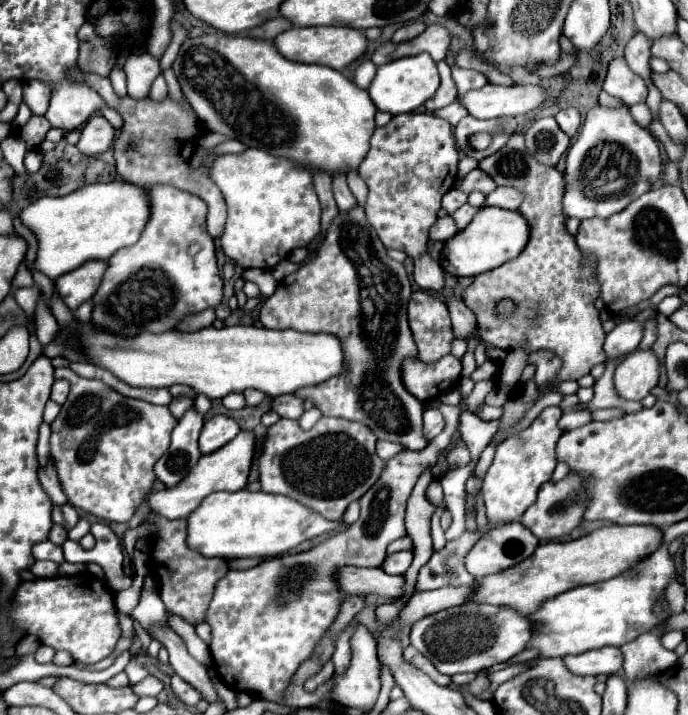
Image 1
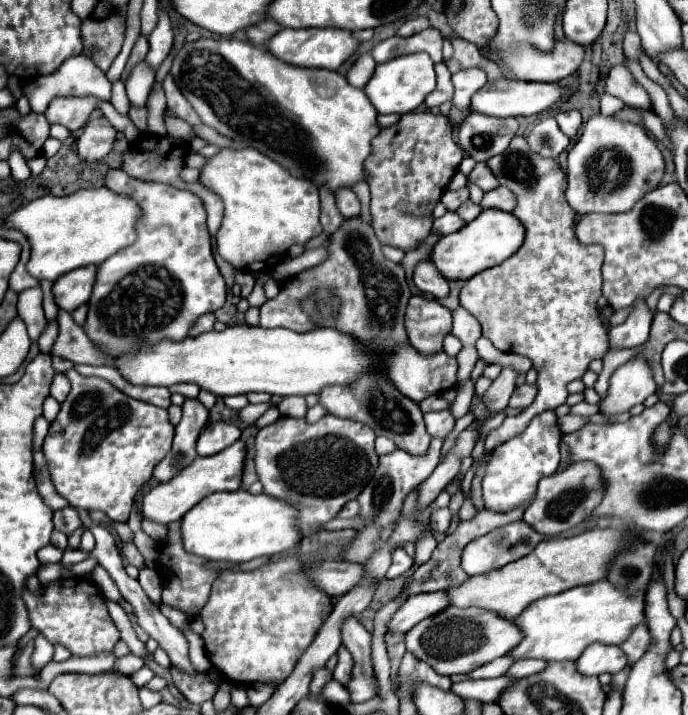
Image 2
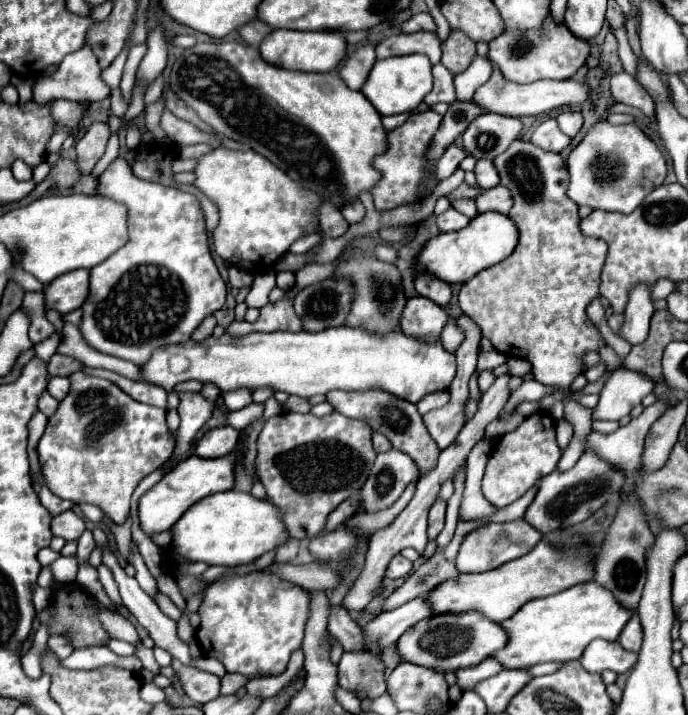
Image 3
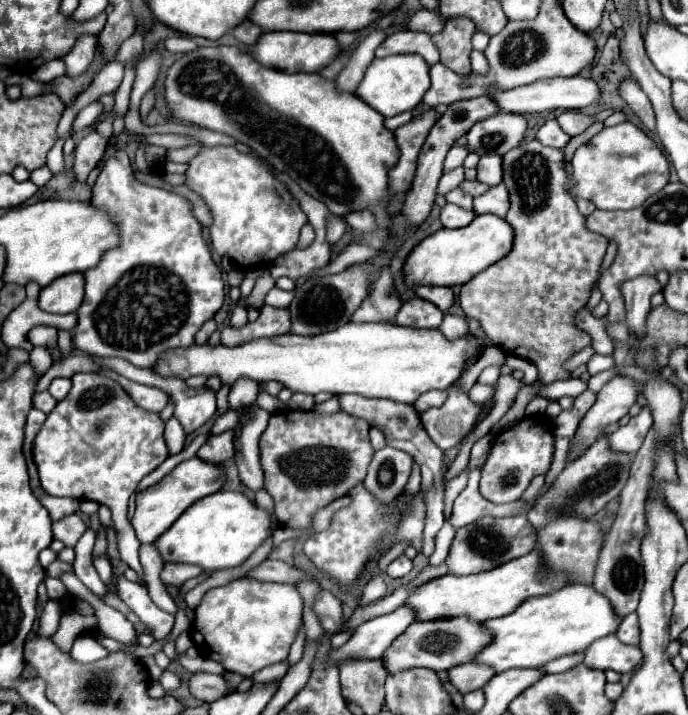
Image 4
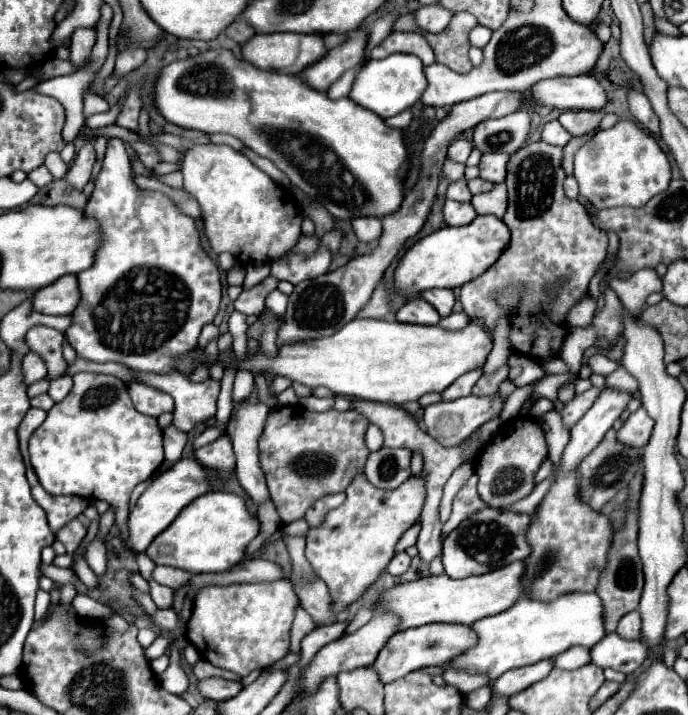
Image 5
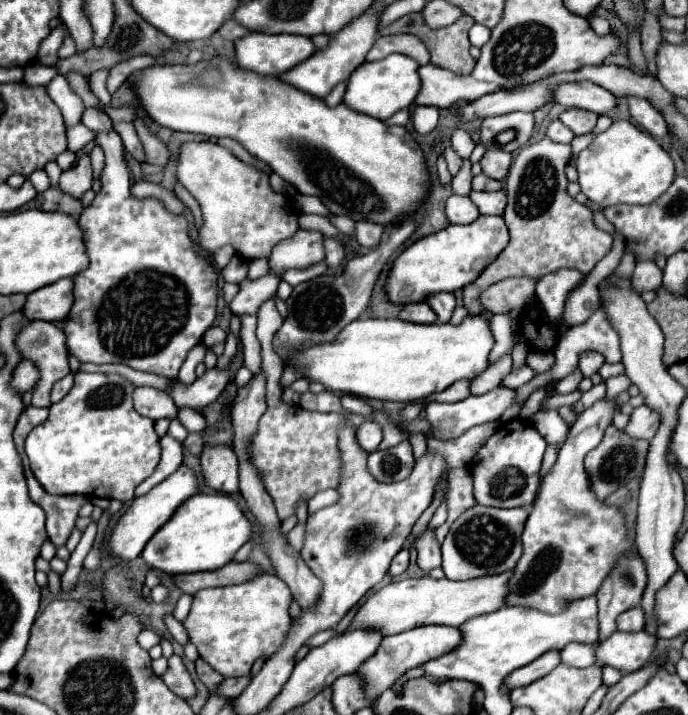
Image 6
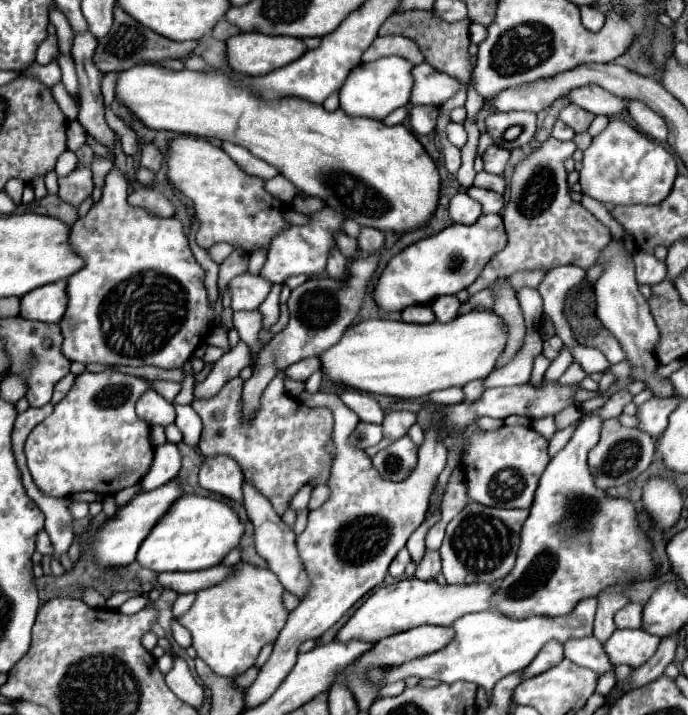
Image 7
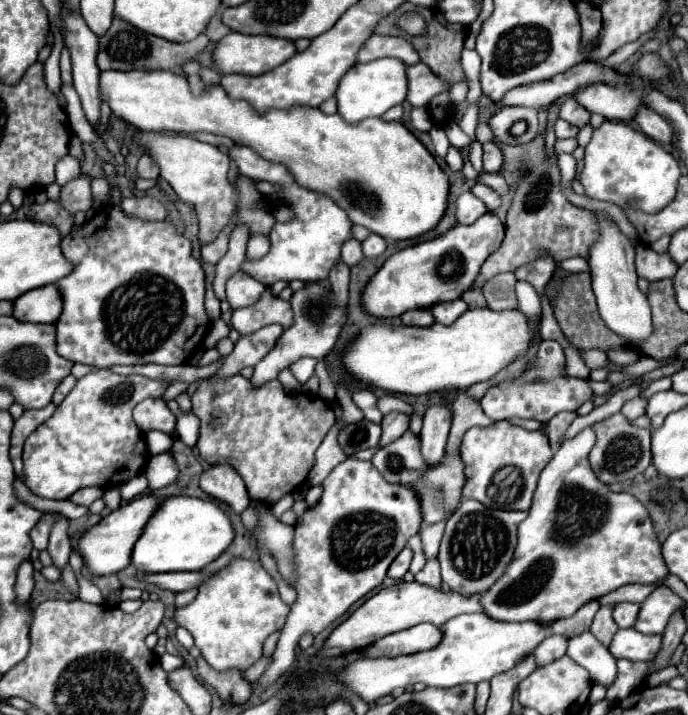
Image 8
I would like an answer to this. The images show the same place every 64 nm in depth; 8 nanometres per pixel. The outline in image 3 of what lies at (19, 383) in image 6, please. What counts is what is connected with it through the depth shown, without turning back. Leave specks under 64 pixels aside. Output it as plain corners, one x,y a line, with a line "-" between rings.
54,332
48,340
42,340
40,344
36,344
36,346
34,346
34,350
36,350
36,358
42,358
42,360
46,360
46,362
48,362
48,360
54,356
54,352
56,352
58,344
60,344
60,334
58,334
58,332

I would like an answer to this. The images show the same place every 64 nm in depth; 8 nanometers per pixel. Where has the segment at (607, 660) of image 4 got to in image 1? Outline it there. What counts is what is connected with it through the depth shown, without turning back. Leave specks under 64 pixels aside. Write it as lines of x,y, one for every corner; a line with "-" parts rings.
596,648
592,652
582,652
580,656
564,656
562,662
578,676
616,674
622,668
622,652
620,648

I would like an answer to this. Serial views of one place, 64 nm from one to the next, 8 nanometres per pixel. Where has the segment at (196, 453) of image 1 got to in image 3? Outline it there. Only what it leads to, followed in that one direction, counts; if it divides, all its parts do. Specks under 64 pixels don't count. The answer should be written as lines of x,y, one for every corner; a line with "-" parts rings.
200,392
198,394
178,394
180,396
180,406
178,406
178,414
180,414
180,428
176,432
176,448
174,454
170,456
170,462
174,464
164,464
164,472
170,472
176,462
182,462
188,454
188,450
194,444
194,436
198,434
198,430
210,420
214,404
208,402

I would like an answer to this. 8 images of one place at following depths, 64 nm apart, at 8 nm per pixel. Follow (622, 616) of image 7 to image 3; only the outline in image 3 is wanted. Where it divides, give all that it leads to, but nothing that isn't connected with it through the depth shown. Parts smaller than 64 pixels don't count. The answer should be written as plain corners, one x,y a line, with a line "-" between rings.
634,616
634,618
626,624
626,628
622,630
618,642
622,644
624,650
636,652
636,654
640,652
640,646
642,646
642,626
640,626
638,616

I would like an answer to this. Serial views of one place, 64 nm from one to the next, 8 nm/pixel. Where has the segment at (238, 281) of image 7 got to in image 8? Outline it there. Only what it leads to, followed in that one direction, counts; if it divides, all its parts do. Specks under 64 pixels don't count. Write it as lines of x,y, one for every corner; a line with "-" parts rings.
239,271
226,282
226,300
230,302
232,310
252,306
260,300
264,290
265,285
249,274

